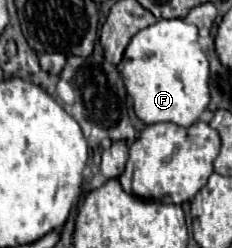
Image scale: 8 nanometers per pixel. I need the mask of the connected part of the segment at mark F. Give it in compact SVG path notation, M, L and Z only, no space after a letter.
M158 20L140 30L128 44L120 62L126 92L132 98L134 112L144 124L172 122L190 126L198 122L200 114L210 102L208 90L208 60L198 44L198 28L184 20Z

